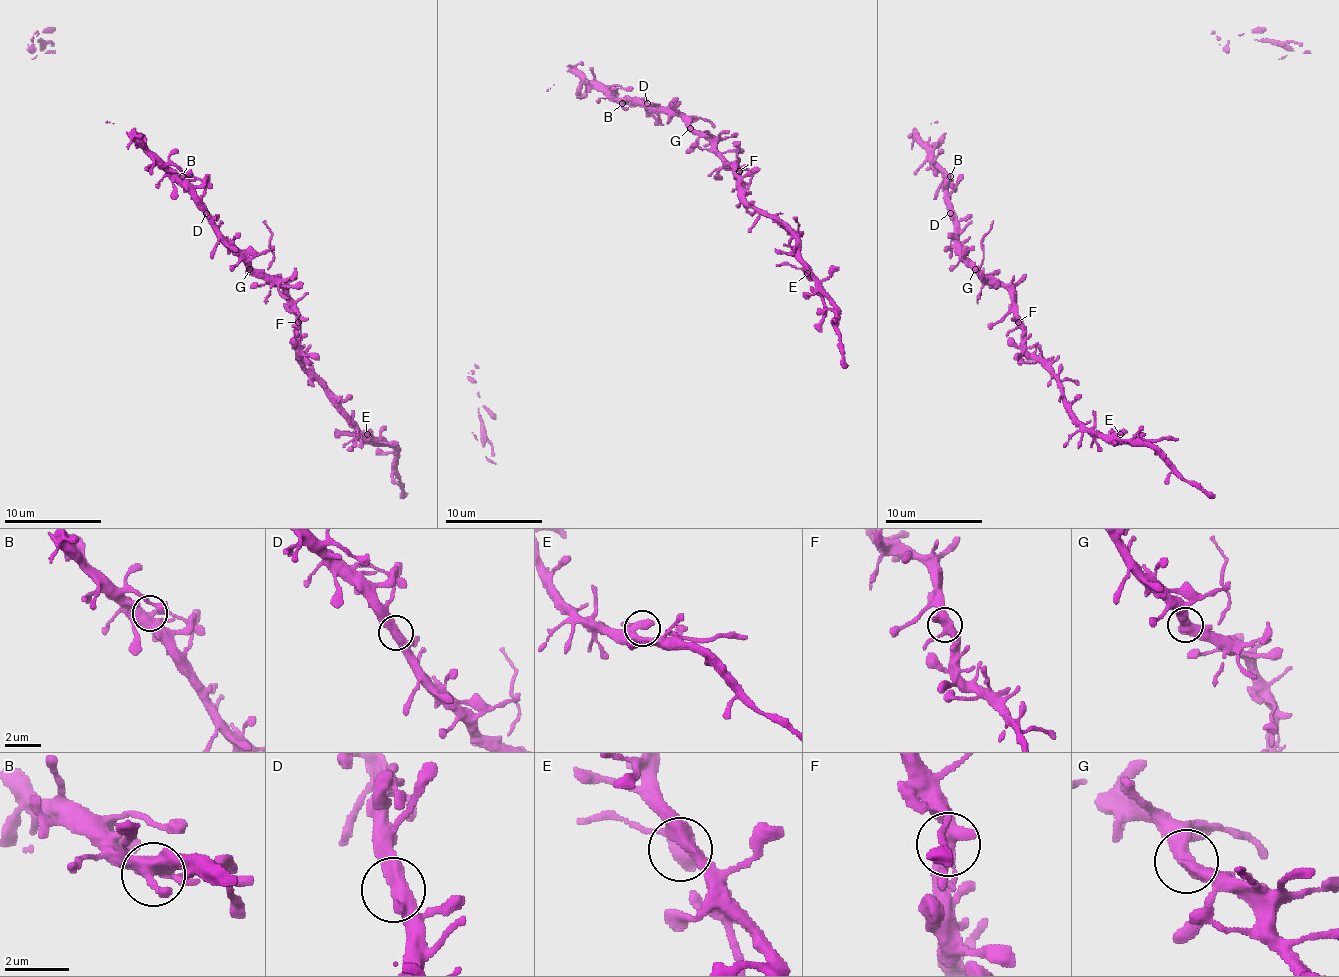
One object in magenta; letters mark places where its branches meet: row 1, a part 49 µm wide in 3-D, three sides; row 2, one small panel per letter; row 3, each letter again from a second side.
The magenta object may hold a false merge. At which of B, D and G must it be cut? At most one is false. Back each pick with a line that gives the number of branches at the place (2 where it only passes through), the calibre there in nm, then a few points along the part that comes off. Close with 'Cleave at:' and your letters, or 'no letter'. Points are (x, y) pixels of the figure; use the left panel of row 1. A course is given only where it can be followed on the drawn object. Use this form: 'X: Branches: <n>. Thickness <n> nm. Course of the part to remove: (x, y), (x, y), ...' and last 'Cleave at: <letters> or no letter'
Cleave at: no letter

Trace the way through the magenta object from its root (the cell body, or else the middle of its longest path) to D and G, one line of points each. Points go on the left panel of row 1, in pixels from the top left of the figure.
D: (177, 183), (206, 213)
G: (177, 183), (191, 196), (216, 235), (250, 269)

